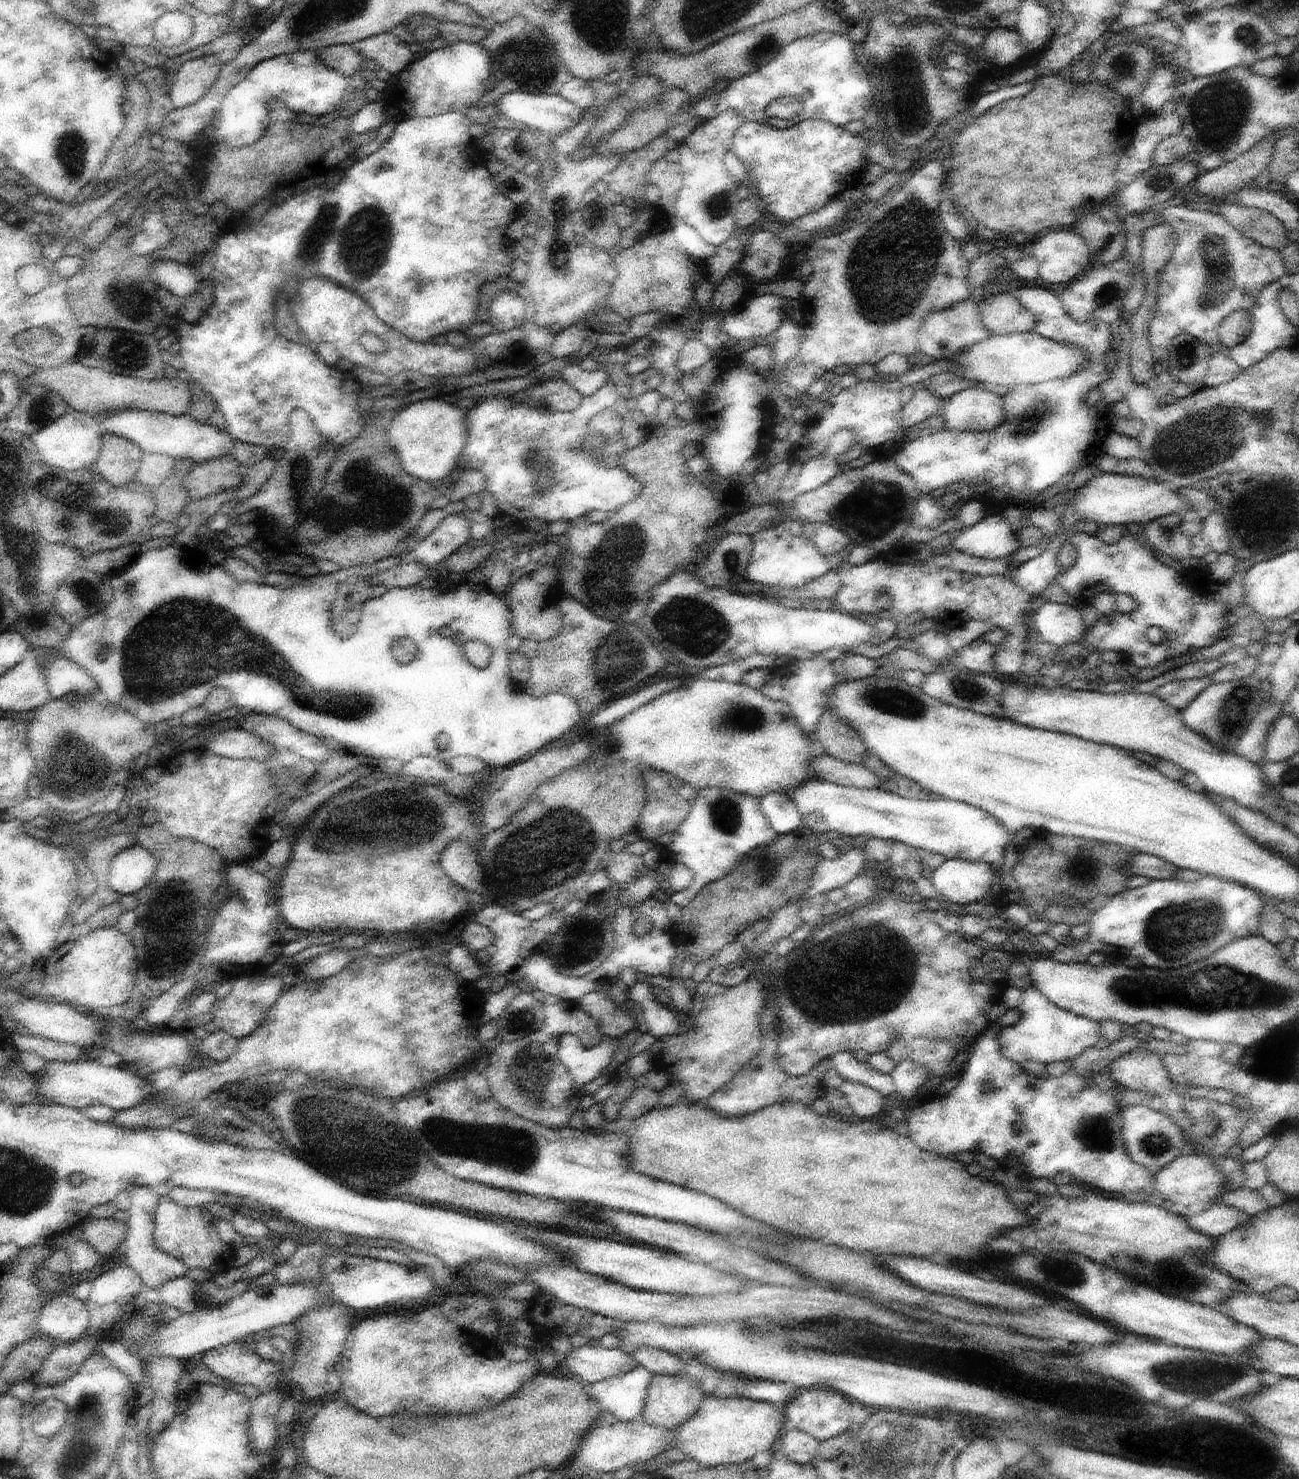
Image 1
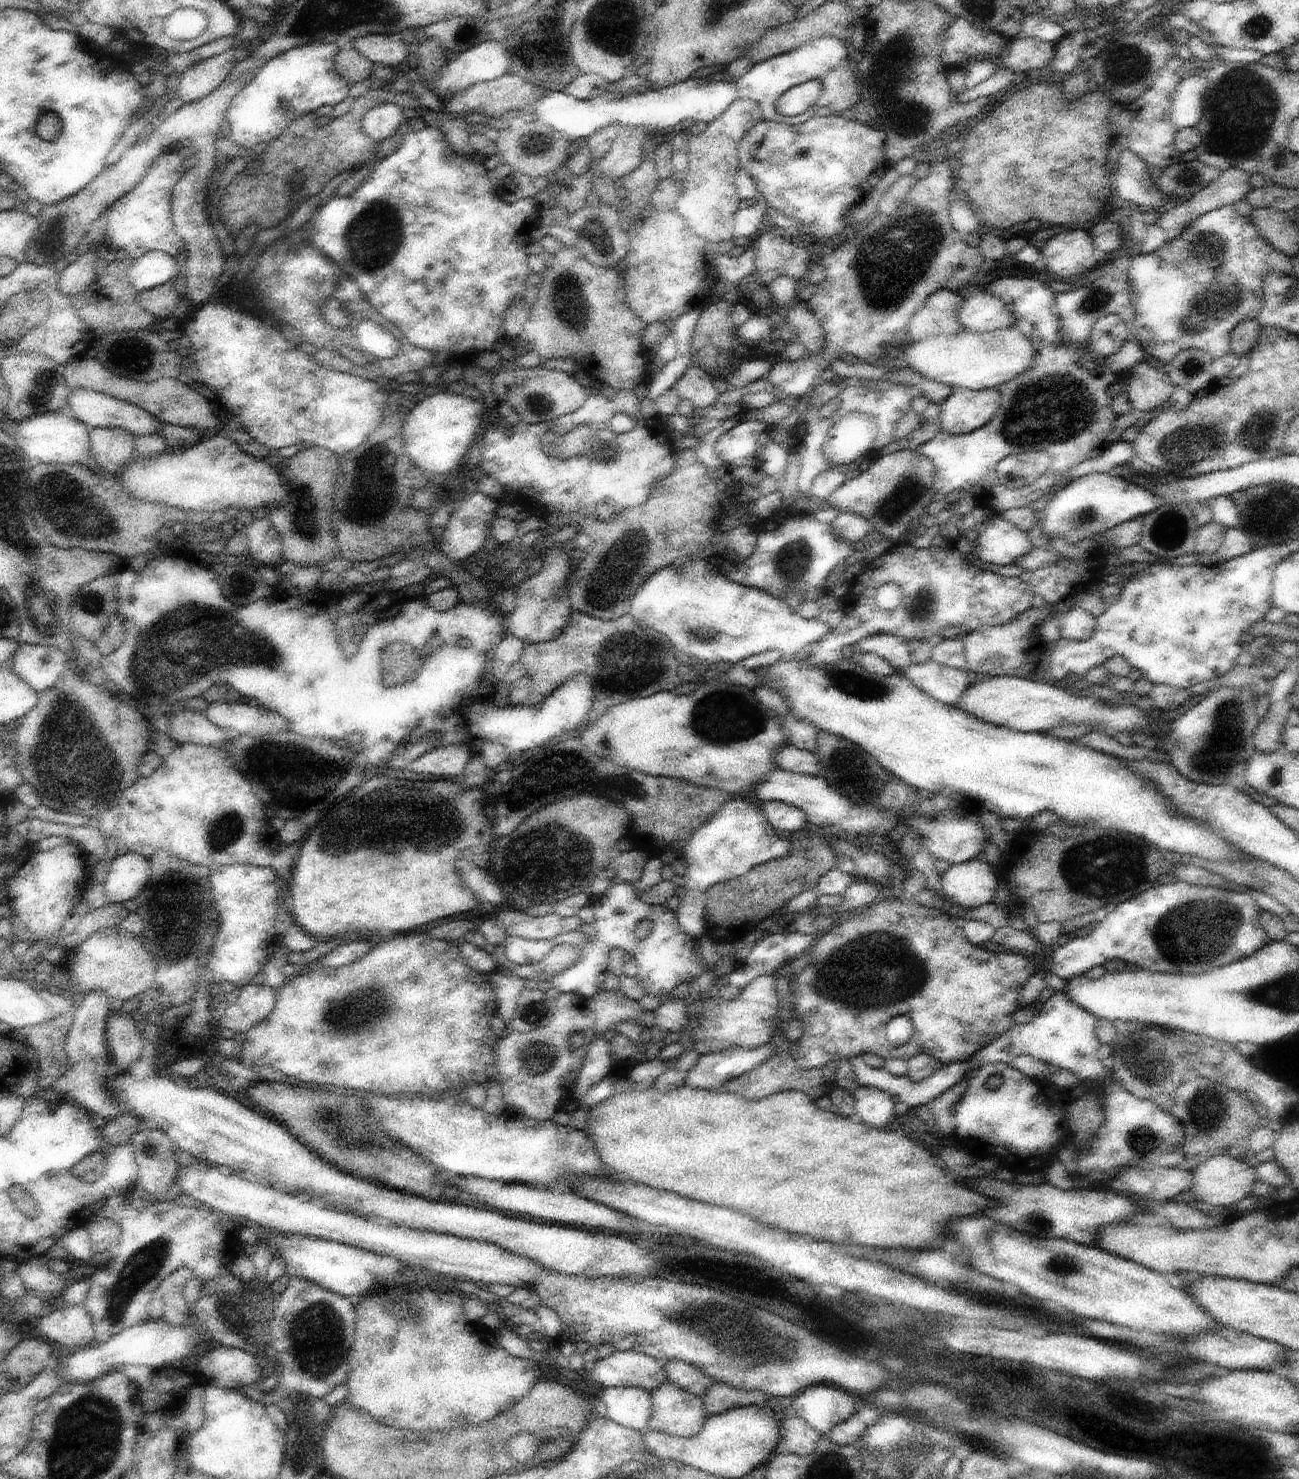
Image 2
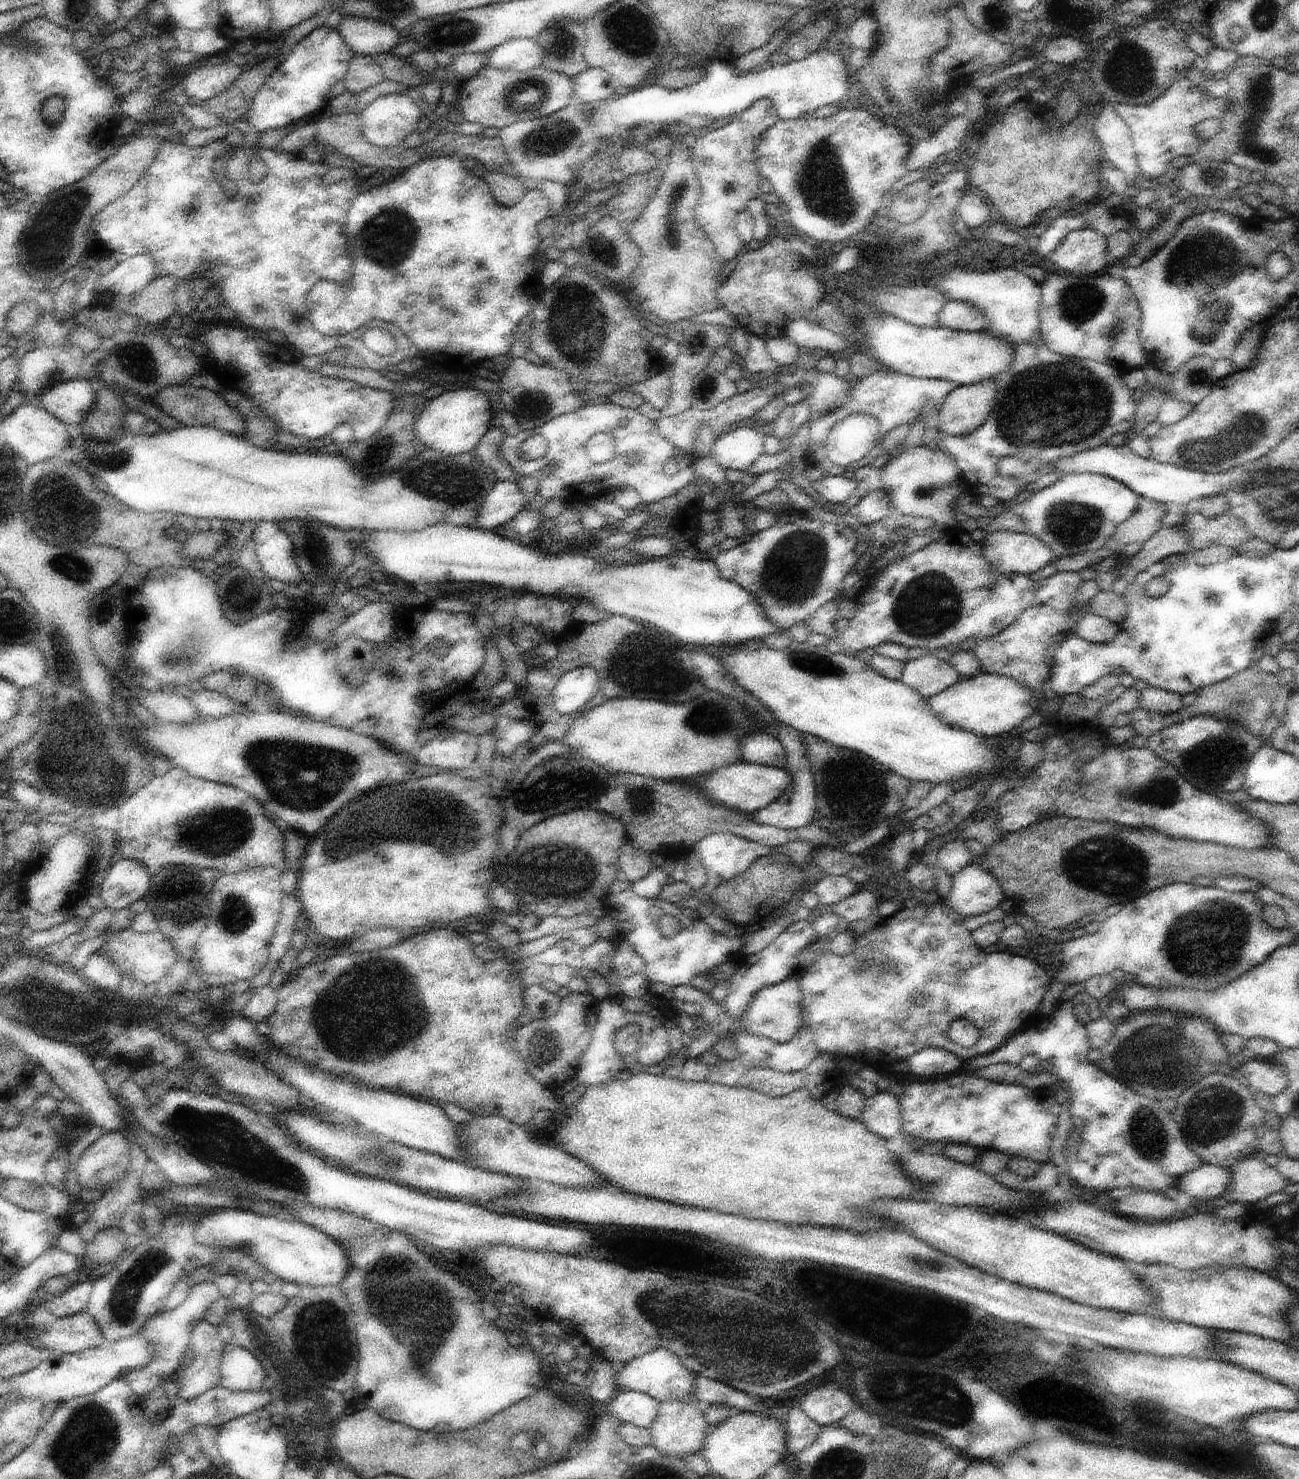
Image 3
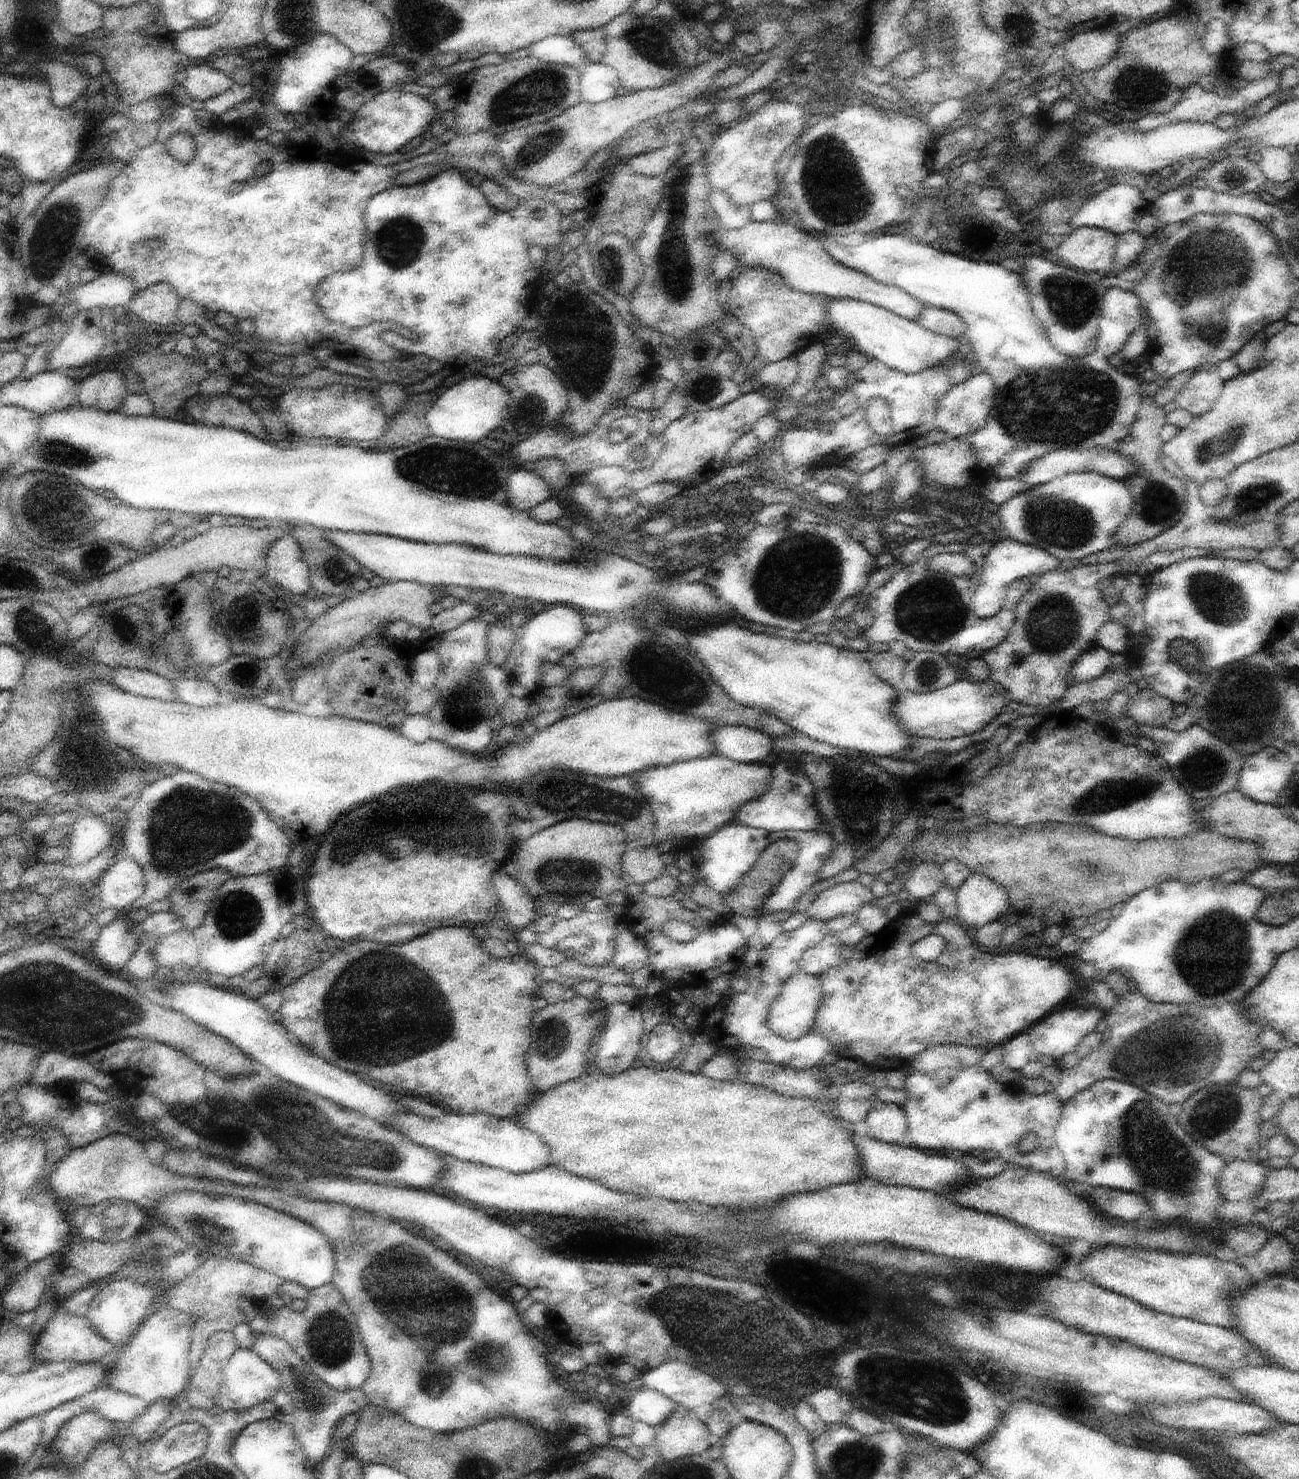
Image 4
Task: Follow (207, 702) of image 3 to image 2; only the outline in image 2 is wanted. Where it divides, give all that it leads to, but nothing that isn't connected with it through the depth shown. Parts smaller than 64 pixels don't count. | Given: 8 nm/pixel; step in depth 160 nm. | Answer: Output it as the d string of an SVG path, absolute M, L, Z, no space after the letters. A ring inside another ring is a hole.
M248 700L216 701L209 704L206 715L214 726L254 738L288 730L282 715Z

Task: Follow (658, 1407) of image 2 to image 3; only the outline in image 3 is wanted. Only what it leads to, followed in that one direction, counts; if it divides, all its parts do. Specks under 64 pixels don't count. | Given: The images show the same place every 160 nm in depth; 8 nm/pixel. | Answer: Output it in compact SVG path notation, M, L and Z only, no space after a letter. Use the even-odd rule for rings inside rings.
M671 1400L661 1401L657 1417L649 1429L653 1436L652 1445L662 1455L684 1457L688 1454L703 1452L704 1441L709 1433L709 1428L706 1415L702 1414L698 1402L683 1403L682 1401Z

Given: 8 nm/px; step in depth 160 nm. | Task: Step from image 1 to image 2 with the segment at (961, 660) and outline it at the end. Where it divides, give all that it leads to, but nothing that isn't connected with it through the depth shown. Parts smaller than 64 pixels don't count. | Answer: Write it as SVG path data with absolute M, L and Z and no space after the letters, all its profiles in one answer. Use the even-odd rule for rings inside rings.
M1046 603L1041 607L1032 607L1007 625L984 625L965 633L962 640L968 663L966 671L972 670L986 678L998 675L1030 678L1030 674L1036 674L1039 664L1044 663L1047 648L1040 630L1055 606L1057 605Z

